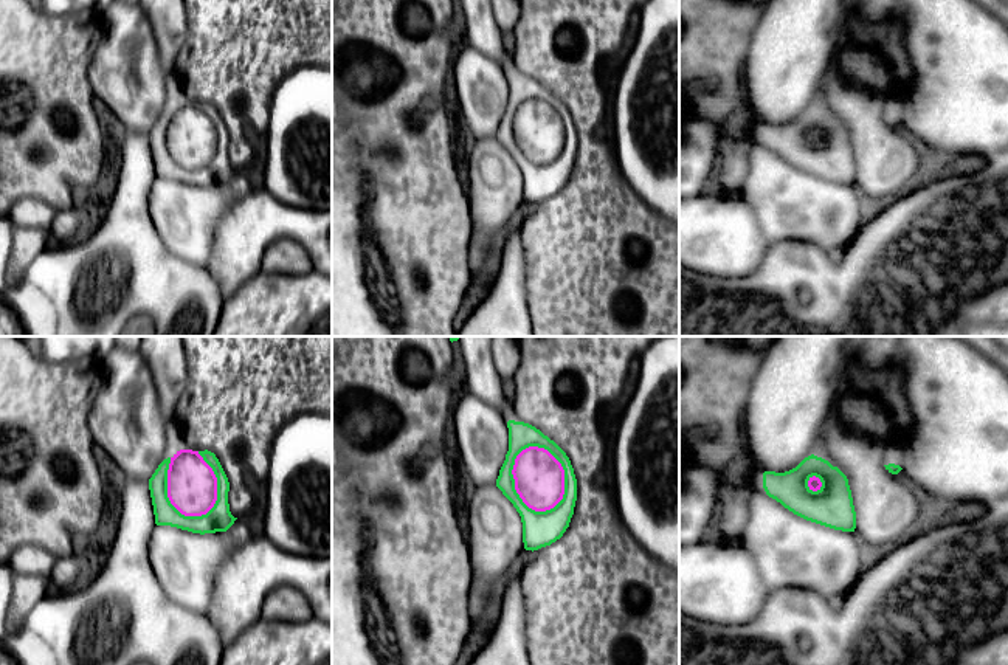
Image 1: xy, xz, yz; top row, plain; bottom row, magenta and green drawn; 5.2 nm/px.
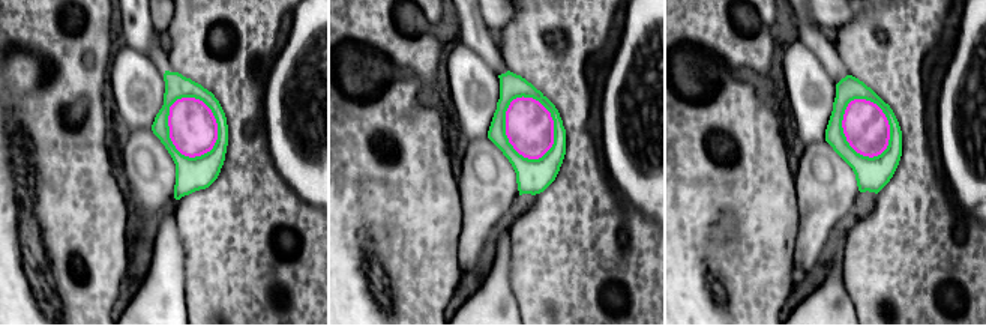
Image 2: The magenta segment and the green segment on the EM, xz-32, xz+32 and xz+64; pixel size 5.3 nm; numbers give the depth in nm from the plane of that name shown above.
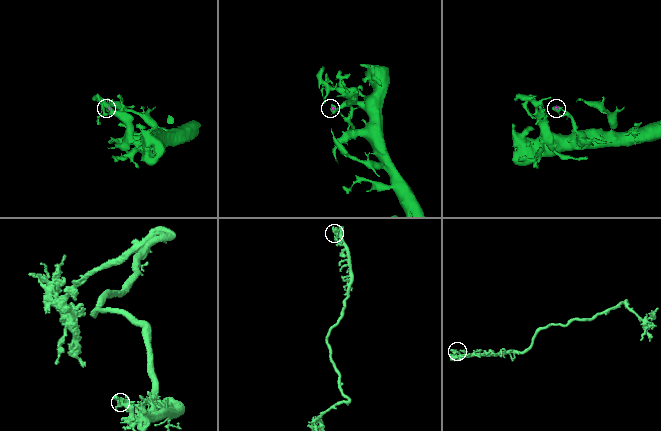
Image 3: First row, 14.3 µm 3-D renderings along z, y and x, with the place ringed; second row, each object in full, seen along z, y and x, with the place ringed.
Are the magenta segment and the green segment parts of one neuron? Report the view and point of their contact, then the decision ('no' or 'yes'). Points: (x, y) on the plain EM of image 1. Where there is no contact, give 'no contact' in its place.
contact xz (515, 137); yes

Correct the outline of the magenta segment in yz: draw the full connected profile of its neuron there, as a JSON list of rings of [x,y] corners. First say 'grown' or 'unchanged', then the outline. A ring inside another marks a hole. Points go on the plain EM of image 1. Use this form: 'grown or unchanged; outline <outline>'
grown; outline [[[814,107],[796,121],[763,126],[766,147],[794,167],[842,184],[854,184],[856,164],[847,129]]]

